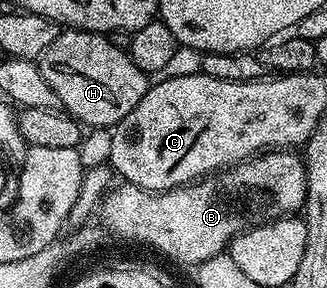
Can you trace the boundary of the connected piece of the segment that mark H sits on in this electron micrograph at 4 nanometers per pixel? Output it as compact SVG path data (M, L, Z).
M60 30L57 41L53 41L49 49L45 49L45 53L37 62L45 81L49 81L50 87L57 92L57 97L61 97L63 110L91 129L114 128L125 116L133 113L133 105L137 105L137 101L145 97L149 86L148 72L137 69L128 52L113 45L106 34L98 31Z

